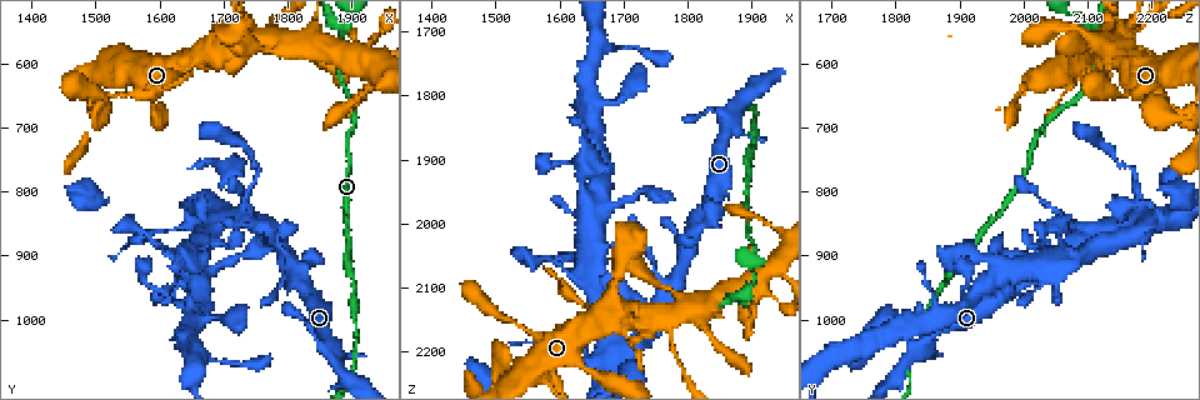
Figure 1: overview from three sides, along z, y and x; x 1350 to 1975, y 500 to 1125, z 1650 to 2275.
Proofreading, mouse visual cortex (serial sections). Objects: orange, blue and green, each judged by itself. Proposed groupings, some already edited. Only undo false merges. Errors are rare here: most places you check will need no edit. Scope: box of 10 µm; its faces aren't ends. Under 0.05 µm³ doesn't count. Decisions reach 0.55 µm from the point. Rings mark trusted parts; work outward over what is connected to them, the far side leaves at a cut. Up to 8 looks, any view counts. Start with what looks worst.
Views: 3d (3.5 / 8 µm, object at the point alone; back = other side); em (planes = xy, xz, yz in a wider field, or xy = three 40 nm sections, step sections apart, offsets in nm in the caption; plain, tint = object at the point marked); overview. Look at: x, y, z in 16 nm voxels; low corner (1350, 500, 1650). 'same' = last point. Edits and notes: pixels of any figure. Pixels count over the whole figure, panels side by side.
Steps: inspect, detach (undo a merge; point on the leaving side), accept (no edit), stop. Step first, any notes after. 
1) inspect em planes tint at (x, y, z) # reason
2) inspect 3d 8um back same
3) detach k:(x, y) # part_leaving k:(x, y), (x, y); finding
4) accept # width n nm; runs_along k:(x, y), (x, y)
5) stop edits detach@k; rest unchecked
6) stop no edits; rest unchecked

inspect 3d 3.5um at (1885, 545, 2115) # a narrow waist

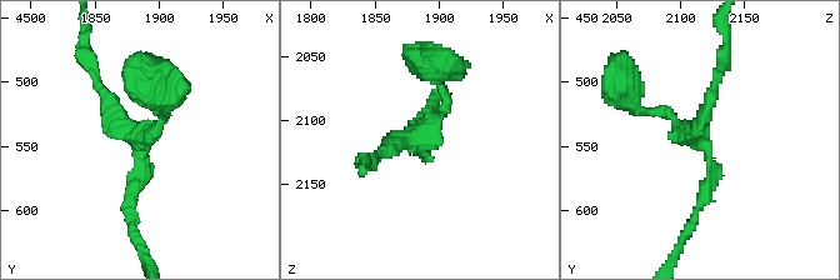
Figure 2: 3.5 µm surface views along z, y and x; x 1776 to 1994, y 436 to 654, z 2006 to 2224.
accept # arms 3; runs_along 2:(129, 214), (159, 106); all the same cell

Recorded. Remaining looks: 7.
inspect 3d 8um at (1695, 575, 2155) # small branch off a trunk

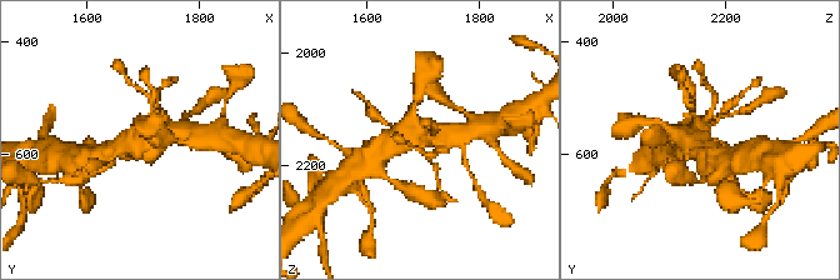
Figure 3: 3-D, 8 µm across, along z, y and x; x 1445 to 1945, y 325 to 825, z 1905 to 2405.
inspect em xy step 2 tint same # shape alone is not enough

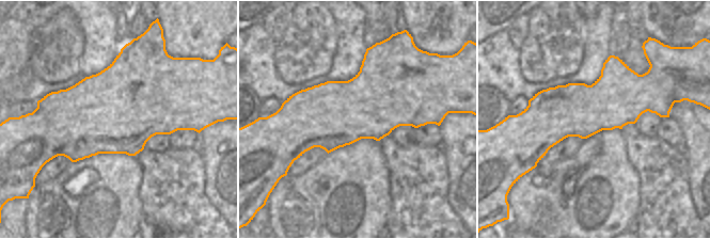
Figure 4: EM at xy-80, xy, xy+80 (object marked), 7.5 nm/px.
accept # runs_along 3:(105, 155), (121, 143), (170, 134); continuous, no second cell

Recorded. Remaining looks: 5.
inspect 3d 8um at (1645, 820, 2180) # sudden change in width

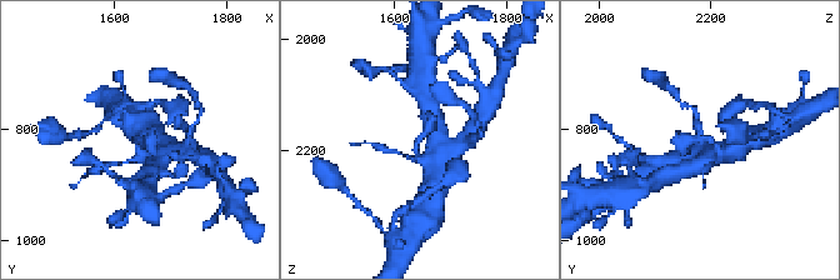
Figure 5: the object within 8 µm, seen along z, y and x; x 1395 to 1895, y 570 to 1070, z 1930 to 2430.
inspect em xy step 1 tint same # need the tissue

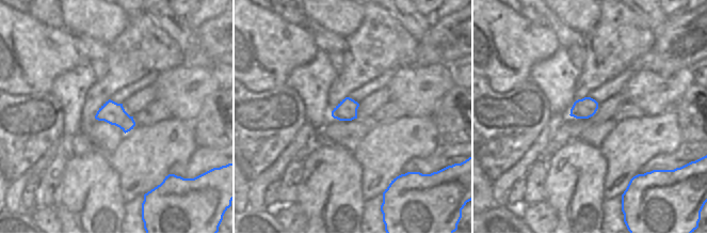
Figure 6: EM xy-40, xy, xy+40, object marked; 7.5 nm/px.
accept # arm_widths 300, 300 nm; runs_along 5:(428, 161), (416, 143), (435, 123); all the same cell

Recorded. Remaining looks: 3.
stop no edits; rest unchecked

